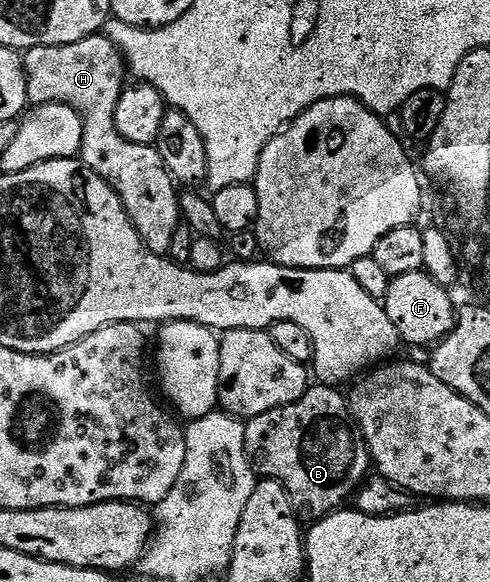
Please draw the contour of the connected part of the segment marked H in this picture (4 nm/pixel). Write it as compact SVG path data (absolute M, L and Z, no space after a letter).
M105 35L86 37L77 43L68 45L38 45L22 54L23 71L27 74L27 100L36 105L68 105L77 110L83 117L83 138L79 148L79 157L88 165L121 199L133 227L147 244L147 249L160 255L170 254L173 243L173 231L181 224L179 215L179 193L176 182L172 181L165 163L155 145L129 143L117 131L115 112L117 99L121 99L125 82L129 77L127 62L123 60L122 51Z

